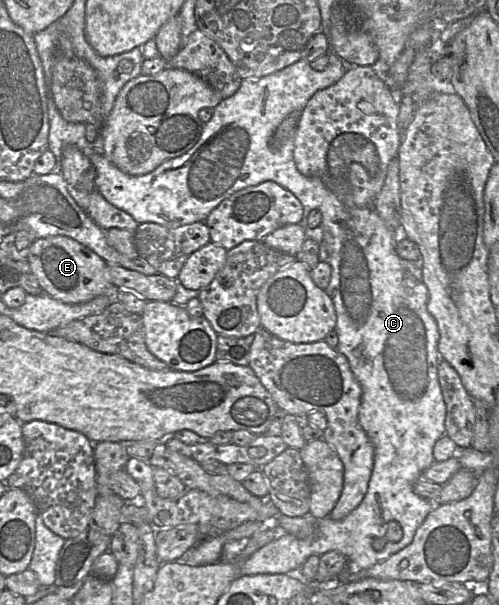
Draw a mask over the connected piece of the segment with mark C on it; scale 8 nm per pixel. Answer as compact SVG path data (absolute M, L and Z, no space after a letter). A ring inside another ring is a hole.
M329 50L329 56L330 56L330 63L327 66L327 68L322 71L313 70L310 67L310 62L308 62L305 59L301 59L291 64L290 66L280 71L274 72L272 74L269 74L269 75L266 75L260 78L255 78L255 79L243 79L236 93L222 100L213 109L213 115L211 119L207 123L204 124L200 139L189 151L187 151L185 154L179 157L164 161L157 168L155 168L153 171L147 174L138 175L138 176L133 176L133 175L129 175L129 174L122 172L120 169L118 169L114 164L112 164L107 159L107 157L103 154L103 152L97 152L95 150L95 147L93 146L93 143L89 142L85 137L85 131L86 131L87 124L66 122L65 119L59 113L53 99L48 94L48 116L49 116L48 149L54 154L57 160L57 168L55 171L61 172L60 163L61 163L63 149L67 145L75 145L84 154L88 156L88 158L90 159L95 169L96 189L101 193L101 195L110 204L112 204L118 209L123 210L129 215L131 215L138 224L151 222L151 223L159 224L161 226L165 226L167 228L178 228L178 227L192 224L195 222L205 222L209 213L212 210L214 210L223 200L227 199L234 193L244 188L255 186L265 181L275 182L276 184L290 191L300 201L300 203L303 206L303 217L299 224L303 226L304 229L308 228L307 219L308 219L308 215L310 211L316 209L320 211L322 215L322 221L321 221L320 227L323 230L323 242L321 244L325 244L325 247L328 253L327 263L331 266L330 283L324 289L324 291L331 298L333 305L334 305L335 313L336 313L336 327L334 329L334 331L338 335L338 345L336 349L338 352L343 354L348 359L350 369L361 387L361 399L360 399L360 406L359 406L359 411L358 411L358 421L361 427L363 428L363 430L365 431L365 433L367 434L368 438L371 440L373 447L374 447L373 467L372 467L370 479L368 482L367 492L364 498L362 499L360 504L353 511L351 511L347 516L345 516L343 519L334 521L330 519L329 516L327 516L324 519L316 519L310 513L307 513L306 515L301 516L301 517L289 517L285 515L278 515L278 520L277 520L278 524L282 528L284 528L288 534L282 536L281 538L275 541L272 541L266 544L262 548L255 551L248 558L244 560L240 560L240 575L286 574L293 570L300 569L311 555L321 556L324 553L333 551L333 550L340 551L341 553L343 553L348 558L348 561L350 561L350 564L353 564L353 568L368 569L374 566L375 564L386 560L389 556L400 551L401 549L406 547L408 544L410 544L411 541L413 540L416 529L422 524L426 516L435 506L433 502L416 495L413 491L414 483L421 477L423 471L429 468L431 464L434 462L433 447L436 441L439 438L441 438L443 435L445 435L445 424L444 423L445 423L445 415L446 415L446 407L445 407L445 403L443 400L443 396L442 396L442 392L441 392L441 388L440 388L439 380L438 380L438 365L440 363L438 342L439 342L440 334L439 334L438 326L437 326L435 319L431 316L431 314L429 313L427 309L428 289L423 281L422 269L417 268L413 264L412 261L402 259L397 255L395 251L395 247L398 241L398 235L395 233L394 230L392 230L384 222L384 220L379 216L379 214L377 213L374 207L361 207L361 208L347 207L336 198L336 196L325 186L325 184L319 178L304 176L298 171L295 165L294 155L293 155L294 140L292 139L287 140L286 144L281 149L272 149L270 146L271 137L273 136L274 132L276 131L280 123L288 115L290 115L291 113L299 113L299 117L300 117L301 112L305 108L307 102L317 91L325 89L335 84L347 72L348 65L340 57L338 57L331 50ZM390 521L396 521L400 525L402 532L403 532L401 539L398 541L394 541L394 542L386 541L382 550L380 551L374 550L372 546L373 542L377 539L382 539L385 537L385 534L388 529L388 523Z

